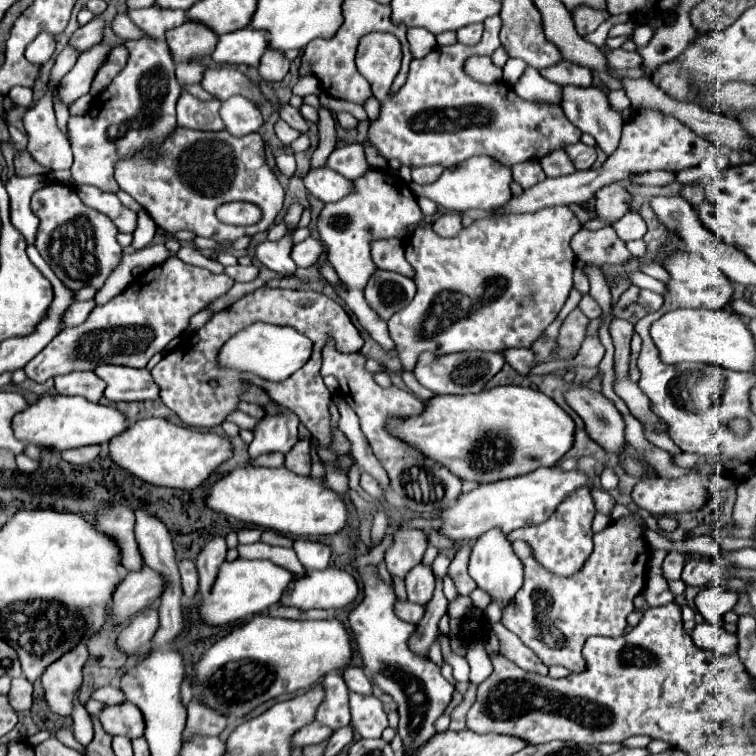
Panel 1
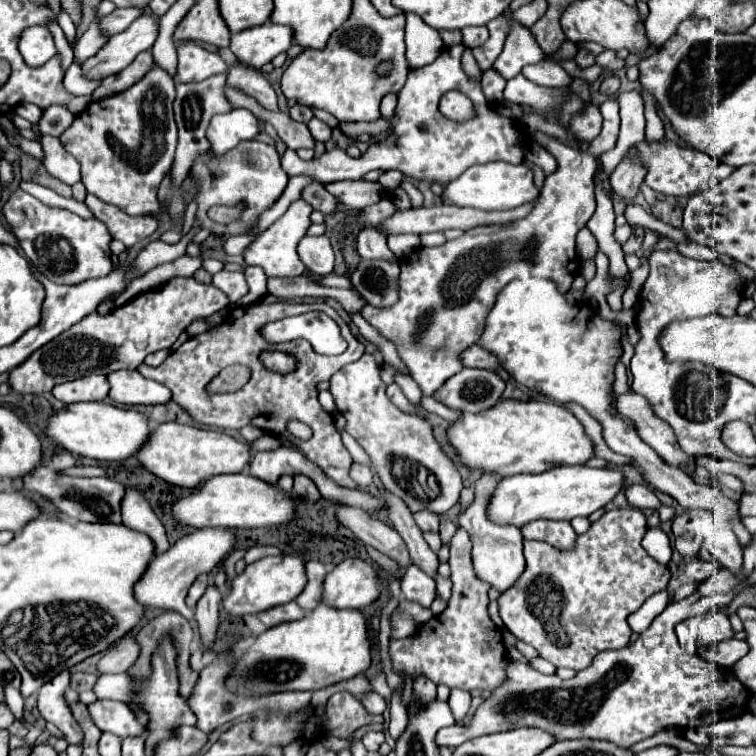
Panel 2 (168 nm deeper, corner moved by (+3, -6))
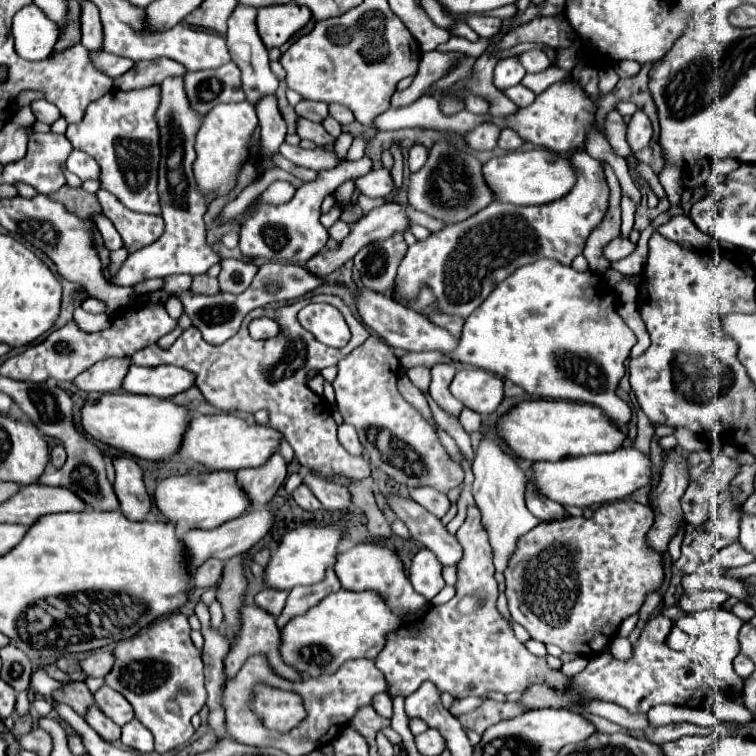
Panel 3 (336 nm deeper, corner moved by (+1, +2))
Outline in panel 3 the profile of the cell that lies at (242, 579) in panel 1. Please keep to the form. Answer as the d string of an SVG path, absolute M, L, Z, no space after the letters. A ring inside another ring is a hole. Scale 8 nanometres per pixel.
M331 524L331 526L301 526L283 536L277 550L269 558L263 574L263 588L273 590L291 590L295 586L311 586L315 582L323 580L325 568L335 564L337 554L337 542L341 540L343 524Z

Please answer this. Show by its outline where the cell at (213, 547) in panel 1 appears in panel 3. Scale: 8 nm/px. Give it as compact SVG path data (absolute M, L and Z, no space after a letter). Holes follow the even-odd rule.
M199 602L195 608L195 614L201 623L201 634L205 638L203 646L203 664L205 664L205 688L207 688L207 706L209 706L209 726L215 730L217 738L225 738L225 712L221 706L221 690L225 684L223 678L223 658L229 650L229 640L219 630L211 628L211 614L209 608ZM203 608L203 610L201 610Z

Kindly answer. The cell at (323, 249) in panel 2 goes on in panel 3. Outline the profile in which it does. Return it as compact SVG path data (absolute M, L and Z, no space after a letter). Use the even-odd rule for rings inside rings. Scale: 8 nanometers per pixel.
M339 220L339 222L335 222L331 228L329 228L329 238L331 240L335 240L335 242L341 242L347 234L349 234L349 224L345 224L343 220Z

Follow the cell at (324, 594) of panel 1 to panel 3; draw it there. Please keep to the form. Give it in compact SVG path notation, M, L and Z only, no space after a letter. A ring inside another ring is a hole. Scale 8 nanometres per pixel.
M357 544L357 546L353 546L351 550L337 556L335 574L337 574L343 590L351 590L351 592L375 590L375 592L379 592L385 598L391 612L395 616L401 616L401 618L405 618L409 614L417 614L419 610L423 610L429 604L421 594L417 594L413 590L411 582L407 580L407 576L403 572L403 564L397 558L397 554L391 552L385 546L377 546L377 544Z

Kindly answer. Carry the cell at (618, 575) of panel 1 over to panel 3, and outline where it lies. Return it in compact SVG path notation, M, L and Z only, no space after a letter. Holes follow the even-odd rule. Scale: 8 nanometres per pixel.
M617 500L599 506L591 518L537 524L519 540L519 548L505 570L505 594L513 620L519 622L533 640L555 644L563 652L575 652L587 658L601 654L617 636L621 622L639 612L647 594L657 592L663 584L663 554L651 550L647 544L647 532L653 522L655 514L649 506L633 500Z

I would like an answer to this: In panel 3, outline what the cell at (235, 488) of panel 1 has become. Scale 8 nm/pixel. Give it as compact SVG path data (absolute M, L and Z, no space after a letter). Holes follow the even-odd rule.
M203 472L203 474L183 474L165 478L155 490L157 508L177 526L183 528L217 528L223 522L243 516L249 508L247 494L239 486L235 472Z

